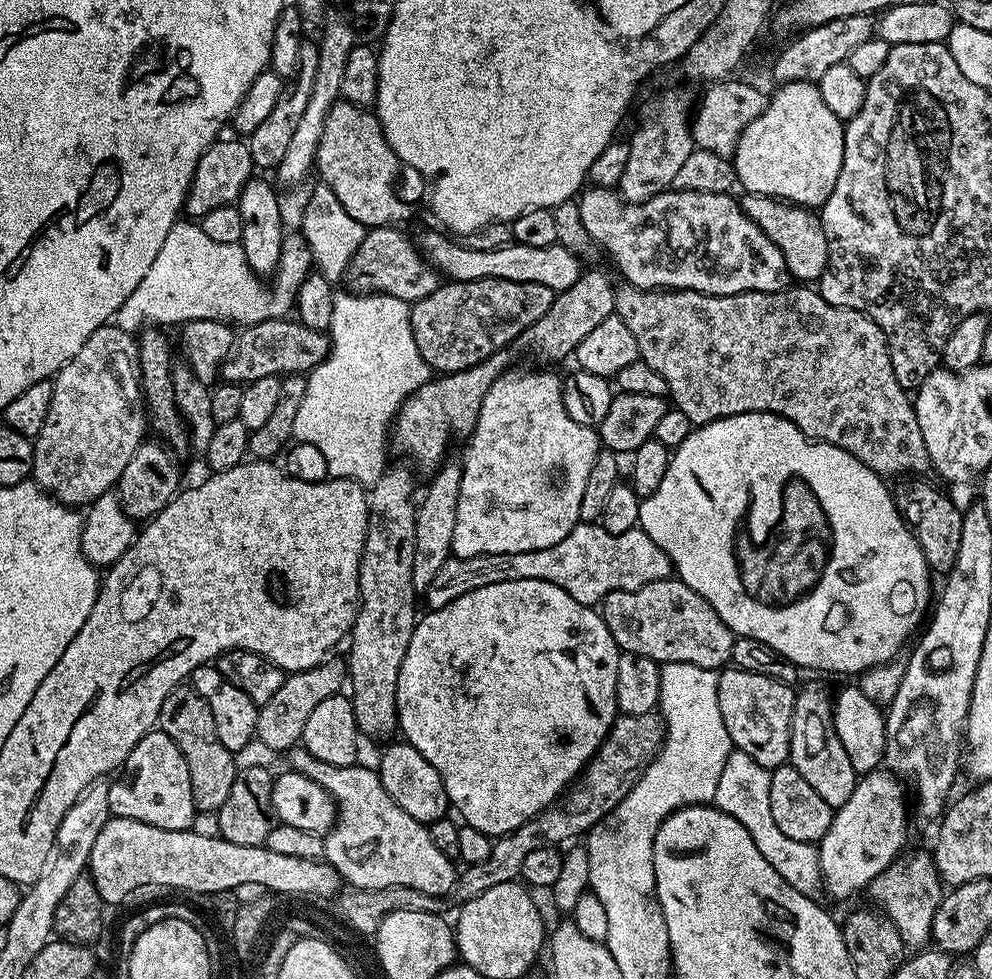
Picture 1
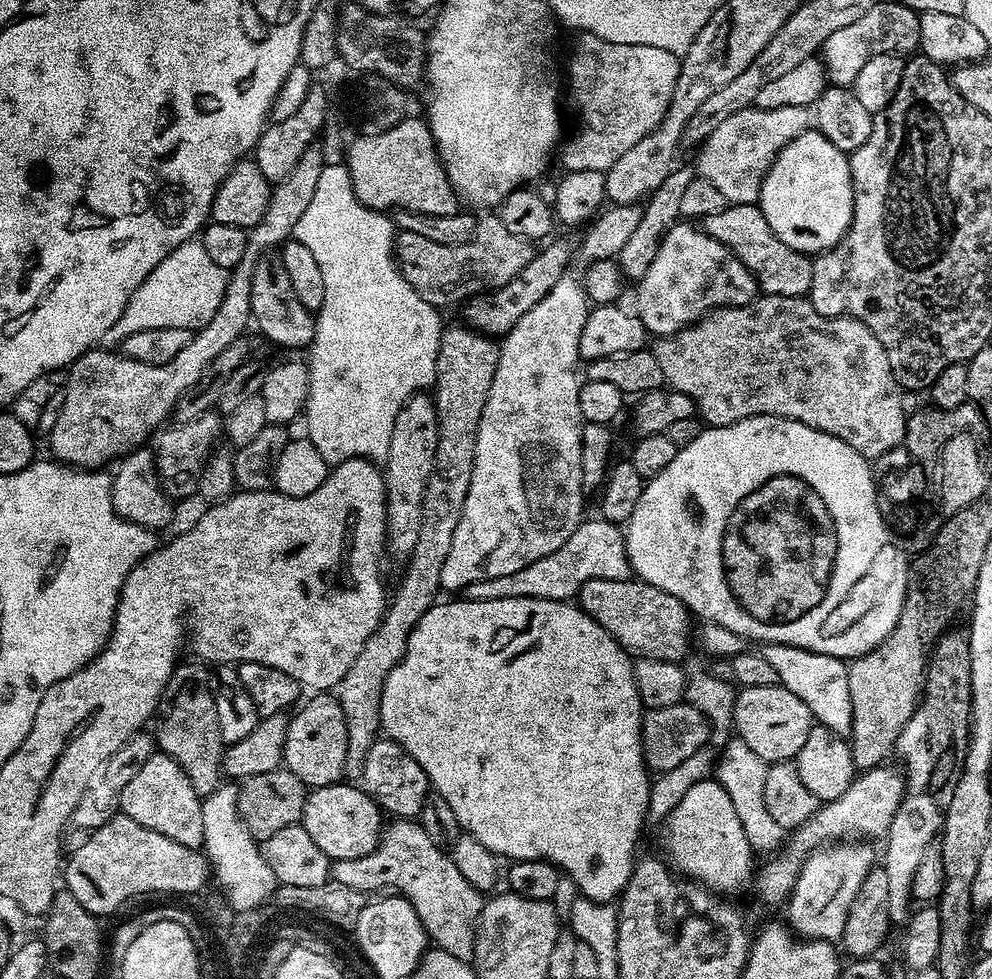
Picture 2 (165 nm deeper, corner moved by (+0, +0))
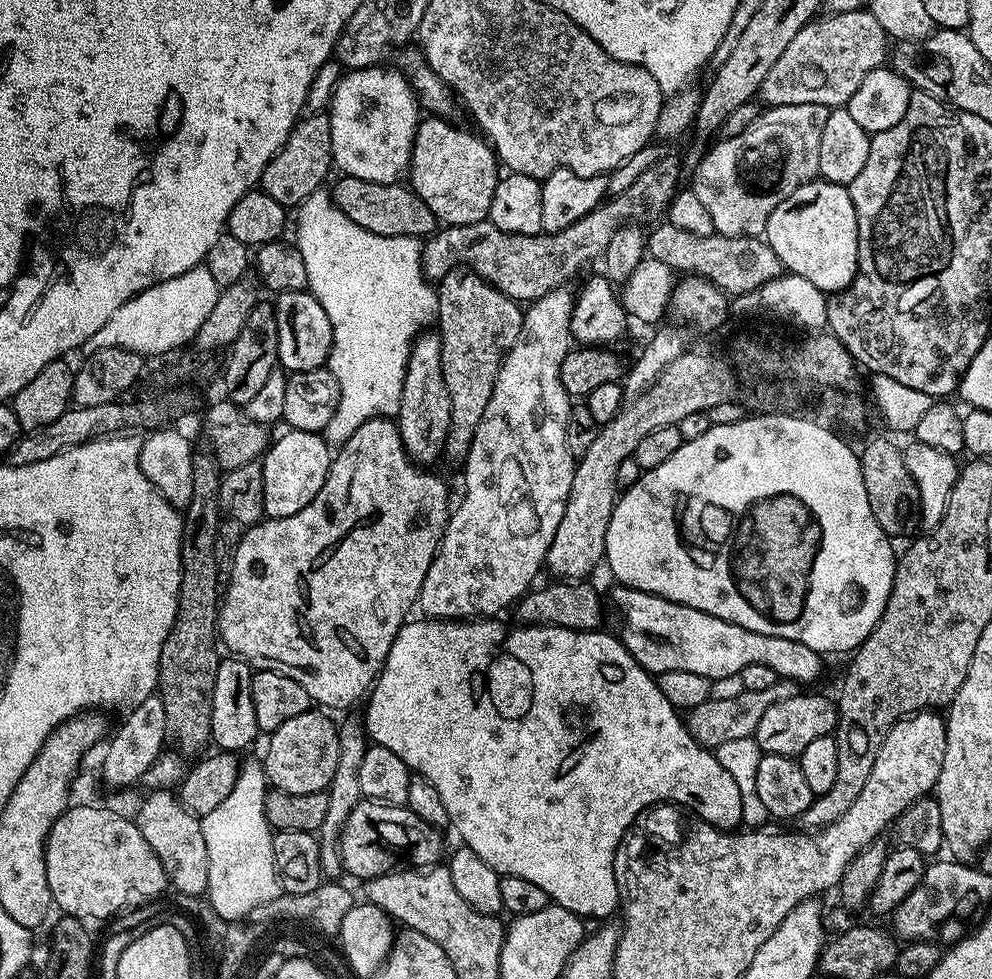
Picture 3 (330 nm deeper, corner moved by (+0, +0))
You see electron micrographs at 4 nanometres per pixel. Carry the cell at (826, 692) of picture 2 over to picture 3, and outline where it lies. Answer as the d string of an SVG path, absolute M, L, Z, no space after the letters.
M616 586L612 600L620 611L618 639L647 672L659 674L666 670L686 670L689 674L702 674L702 678L714 681L738 676L746 666L759 662L774 666L777 677L795 680L801 685L820 676L821 653L810 650L810 646L802 646L802 642L758 634L729 620L714 618L714 614L670 602L653 592L637 588Z

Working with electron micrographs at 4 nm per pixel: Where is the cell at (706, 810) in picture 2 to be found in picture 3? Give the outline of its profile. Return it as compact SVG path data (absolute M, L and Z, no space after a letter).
M415 618L409 619L398 630L398 634L394 638L394 642L388 651L388 657L384 660L384 666L380 670L379 676L376 678L376 683L372 685L366 696L366 705L368 709L362 715L362 723L365 733L372 744L378 746L386 746L386 750L391 750L392 753L398 754L402 758L402 762L406 762L406 766L415 775L426 778L426 782L431 782L438 790L439 796L442 798L442 803L446 805L446 814L448 815L448 823L461 836L463 847L474 850L474 854L478 854L478 858L482 858L482 862L486 862L500 873L501 876L513 876L514 878L527 878L529 882L534 882L534 886L538 886L541 890L546 890L549 901L558 906L562 906L566 910L570 910L575 916L581 918L589 918L588 916L604 916L600 918L608 918L612 911L617 911L620 904L620 892L616 888L616 879L614 878L614 854L618 850L618 846L622 842L622 838L628 832L628 827L632 825L640 816L641 812L646 808L652 807L654 804L663 804L671 802L678 804L682 808L689 809L701 816L703 820L711 820L712 825L716 828L725 830L736 830L742 824L742 798L738 794L738 782L734 782L734 778L730 778L730 774L726 774L726 770L722 770L722 766L718 762L715 751L703 748L702 745L690 734L685 717L681 715L677 708L670 706L670 701L666 698L666 694L662 694L657 677L653 673L647 672L637 660L631 656L626 650L626 646L615 635L612 636L605 630L581 630L579 628L556 628L553 624L538 624L535 626L516 626L513 632L508 632L508 628L504 624L499 624L499 619L496 618L477 618L471 622L441 622L431 618Z

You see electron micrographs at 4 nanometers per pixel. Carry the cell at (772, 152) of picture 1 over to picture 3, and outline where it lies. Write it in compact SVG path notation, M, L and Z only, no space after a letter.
M813 178L799 193L790 194L783 204L776 207L776 212L770 214L766 243L778 254L781 265L791 275L806 278L806 282L814 282L818 290L826 294L839 294L850 287L856 277L858 262L858 222L854 214L847 187L833 186L828 180Z

